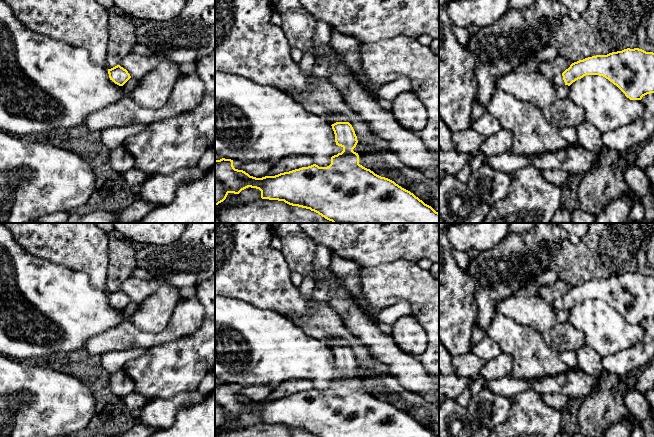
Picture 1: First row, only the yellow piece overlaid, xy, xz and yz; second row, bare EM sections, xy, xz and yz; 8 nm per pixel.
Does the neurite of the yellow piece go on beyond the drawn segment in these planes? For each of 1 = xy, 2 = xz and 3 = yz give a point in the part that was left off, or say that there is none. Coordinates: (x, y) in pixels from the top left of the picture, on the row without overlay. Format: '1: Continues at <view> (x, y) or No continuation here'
1: No continuation here
2: Continues at xz (333, 342)
3: Continues at yz (558, 304)

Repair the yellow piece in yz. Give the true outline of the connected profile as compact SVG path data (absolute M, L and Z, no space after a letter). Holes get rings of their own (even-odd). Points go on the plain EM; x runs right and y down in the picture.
M639 272L624 273L607 279L596 279L579 284L570 289L562 298L551 304L557 310L570 310L586 299L603 300L616 309L630 324L641 324L643 320L654 317L654 277Z

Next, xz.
M332 338L328 345L334 355L336 369L341 370L343 375L332 380L327 391L313 388L275 400L256 402L235 393L231 383L215 384L215 430L223 426L229 417L239 418L251 411L261 415L262 423L284 425L316 437L438 437L394 405L359 388L359 379L353 375L358 367L357 360L346 342Z

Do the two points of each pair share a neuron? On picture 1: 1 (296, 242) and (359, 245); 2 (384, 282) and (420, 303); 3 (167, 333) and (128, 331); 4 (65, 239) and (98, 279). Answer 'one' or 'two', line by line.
1: two
2: one
3: one
4: one

